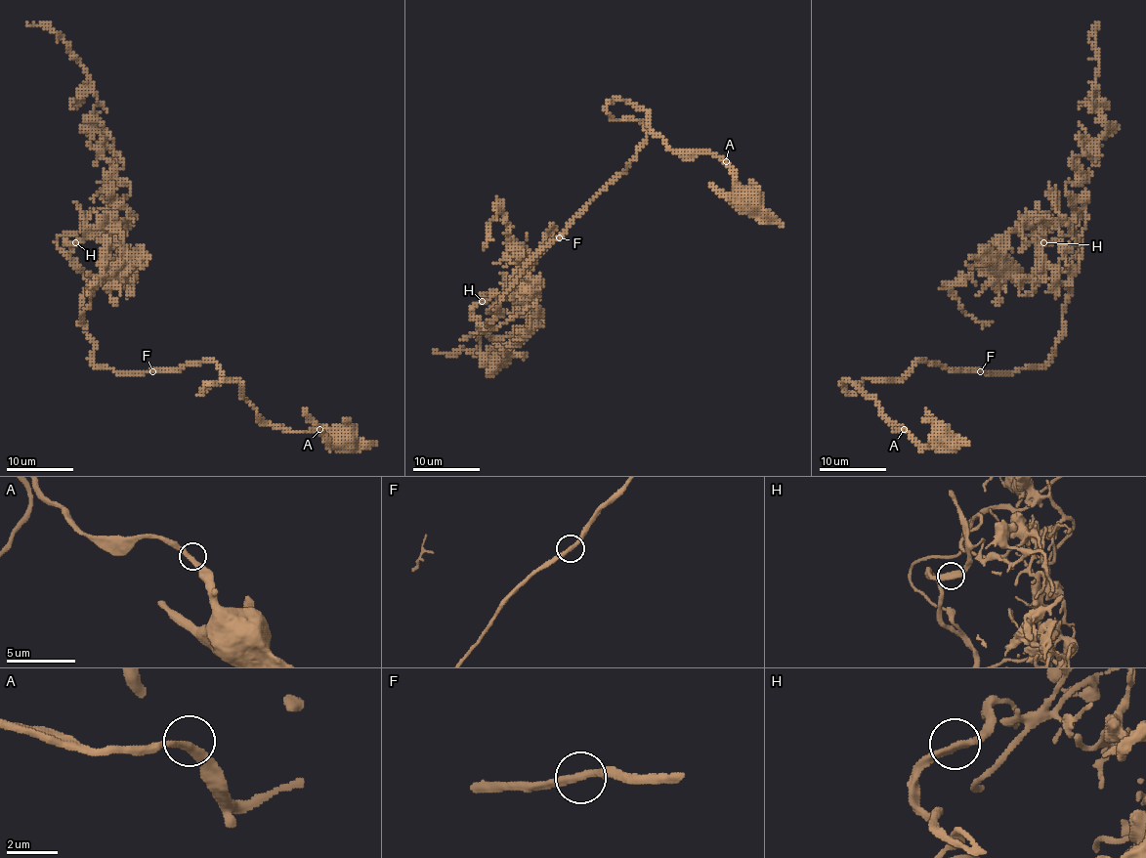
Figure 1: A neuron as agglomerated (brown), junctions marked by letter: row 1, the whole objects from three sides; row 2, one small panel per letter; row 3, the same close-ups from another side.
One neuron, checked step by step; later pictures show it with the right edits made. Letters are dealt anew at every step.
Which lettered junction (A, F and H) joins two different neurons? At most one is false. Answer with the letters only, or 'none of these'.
none of these

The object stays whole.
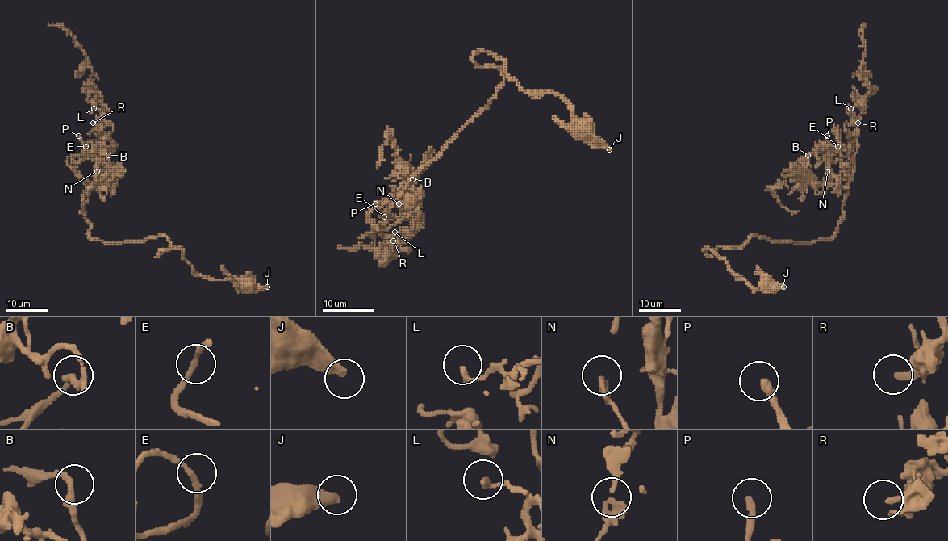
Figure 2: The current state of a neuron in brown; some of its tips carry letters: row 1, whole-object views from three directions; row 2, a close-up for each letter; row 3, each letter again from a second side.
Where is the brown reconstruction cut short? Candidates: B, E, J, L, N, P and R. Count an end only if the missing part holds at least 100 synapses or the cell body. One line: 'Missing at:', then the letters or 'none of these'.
Missing at: P

